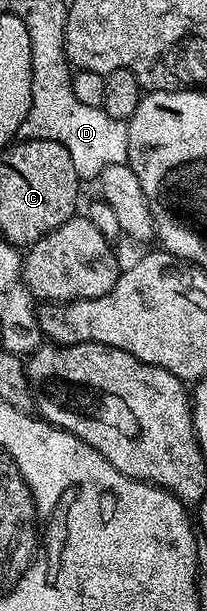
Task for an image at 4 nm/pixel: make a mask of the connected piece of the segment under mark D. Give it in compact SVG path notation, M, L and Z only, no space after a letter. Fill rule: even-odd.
M29 21L27 37L31 37L31 109L19 125L17 139L59 141L71 154L78 180L85 184L91 179L91 169L99 171L103 161L117 164L117 125L100 106L85 103L73 88L74 72L65 57L64 22Z

